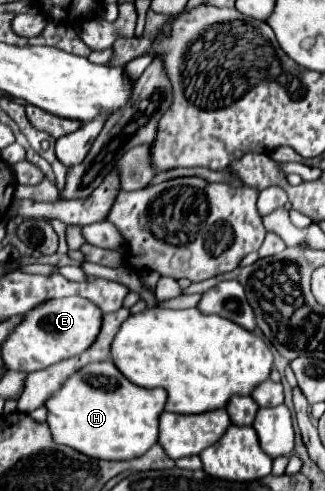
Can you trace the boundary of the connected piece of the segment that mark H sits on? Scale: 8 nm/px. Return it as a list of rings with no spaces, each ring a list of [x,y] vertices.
[[[97,362],[75,372],[65,382],[65,386],[45,402],[49,410],[47,424],[57,444],[67,444],[99,460],[131,460],[131,458],[143,456],[157,442],[159,416],[165,410],[165,400],[167,400],[167,392],[163,388],[153,388],[153,390],[141,388],[129,382],[113,362]]]

